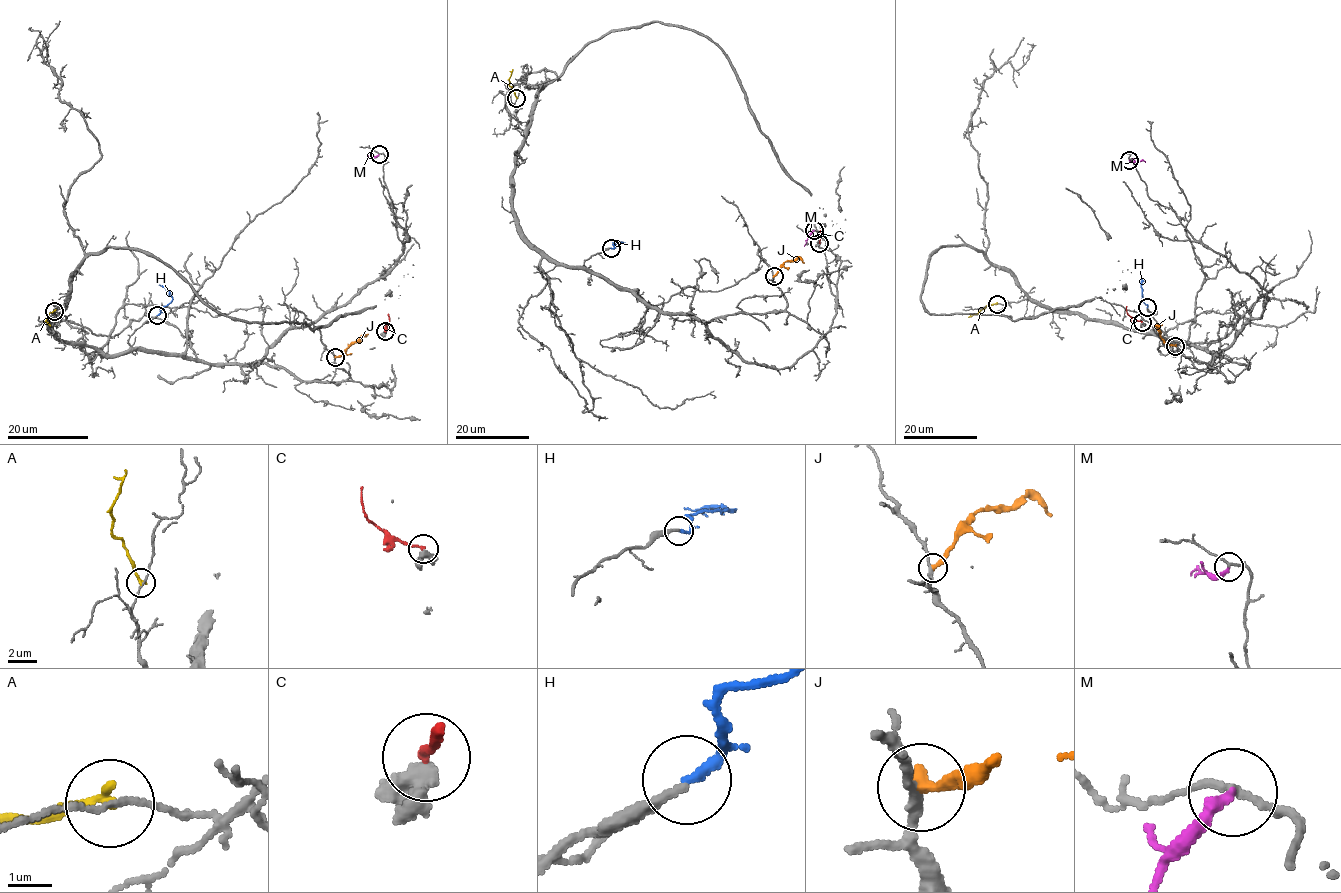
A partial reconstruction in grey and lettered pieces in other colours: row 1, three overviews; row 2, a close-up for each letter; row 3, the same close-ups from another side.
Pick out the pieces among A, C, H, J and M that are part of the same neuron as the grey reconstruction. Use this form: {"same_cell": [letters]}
{"same_cell": []}

